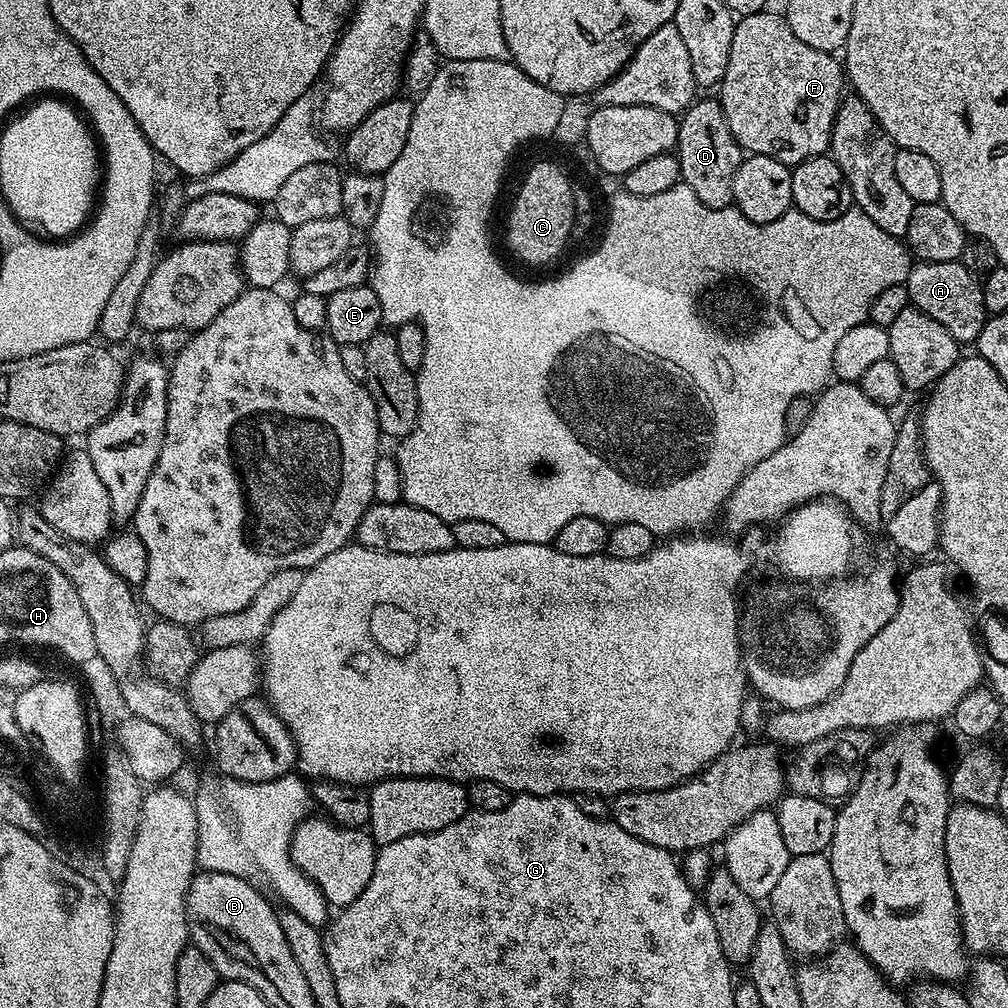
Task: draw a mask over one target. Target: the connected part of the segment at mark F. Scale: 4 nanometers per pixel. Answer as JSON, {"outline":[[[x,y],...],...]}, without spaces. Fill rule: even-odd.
{"outline":[[[765,10],[763,12],[755,12],[749,16],[741,16],[737,19],[734,42],[730,42],[730,62],[726,62],[726,74],[721,78],[718,85],[718,99],[722,110],[726,114],[726,122],[730,126],[730,134],[734,134],[736,143],[740,145],[745,153],[753,156],[769,156],[789,166],[801,164],[803,160],[808,160],[811,156],[825,155],[832,143],[834,118],[845,95],[846,73],[841,61],[831,52],[814,50],[814,46],[806,46],[806,42],[802,42],[799,38],[794,38],[794,30],[790,30],[787,19],[781,13],[779,16],[776,12]]]}

